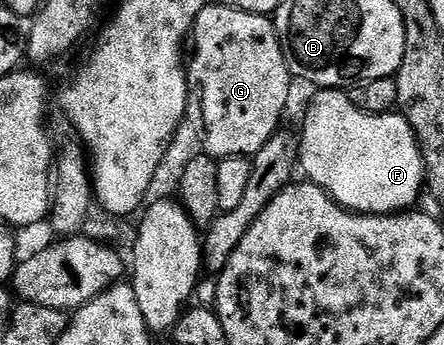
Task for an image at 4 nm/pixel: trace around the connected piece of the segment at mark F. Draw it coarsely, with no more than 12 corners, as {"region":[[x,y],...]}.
{"region":[[318,89],[300,169],[352,213],[424,189],[405,117]]}

